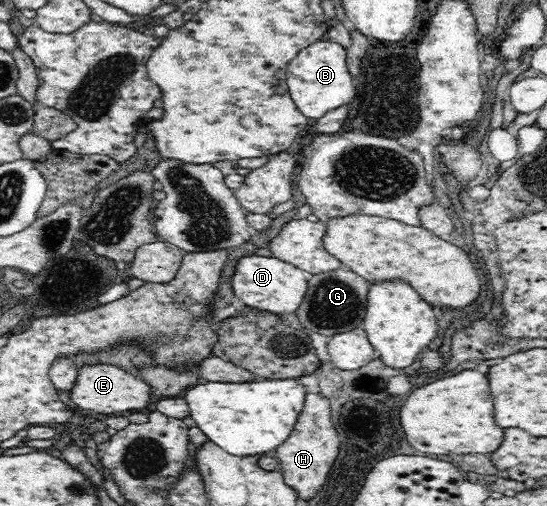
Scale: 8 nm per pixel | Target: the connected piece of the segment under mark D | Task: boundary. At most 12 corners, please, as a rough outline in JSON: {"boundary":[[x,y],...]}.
{"boundary":[[276,256],[238,260],[233,293],[246,305],[286,316],[308,272]]}

